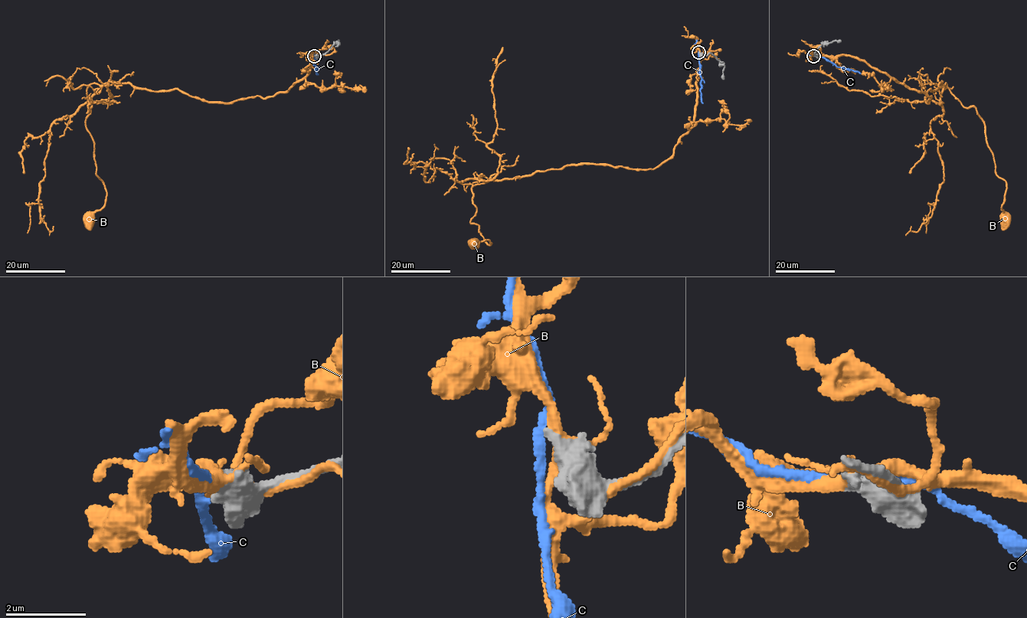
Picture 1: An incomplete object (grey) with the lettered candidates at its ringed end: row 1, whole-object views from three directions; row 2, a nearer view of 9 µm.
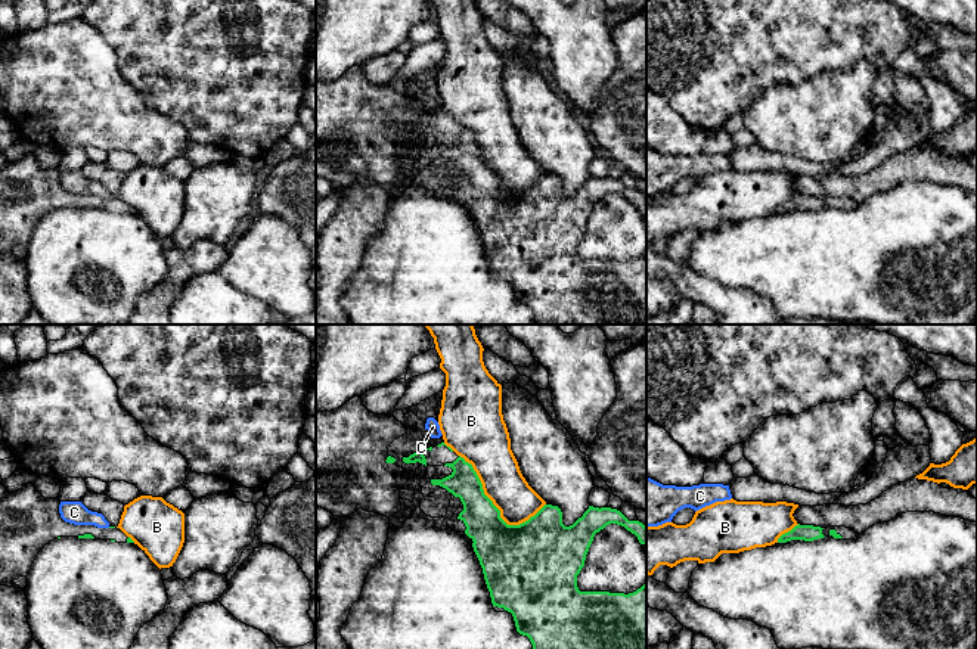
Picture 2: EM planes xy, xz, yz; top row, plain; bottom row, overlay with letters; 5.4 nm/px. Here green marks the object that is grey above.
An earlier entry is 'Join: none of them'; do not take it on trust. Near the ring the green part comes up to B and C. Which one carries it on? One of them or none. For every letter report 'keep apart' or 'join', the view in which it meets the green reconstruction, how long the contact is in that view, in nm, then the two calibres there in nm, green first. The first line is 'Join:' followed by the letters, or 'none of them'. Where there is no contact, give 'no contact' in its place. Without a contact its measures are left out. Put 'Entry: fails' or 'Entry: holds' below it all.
Join: none of them
B: keep apart | xz | 550 nm | 300/220 nm
C: keep apart | no contact
Entry: holds

